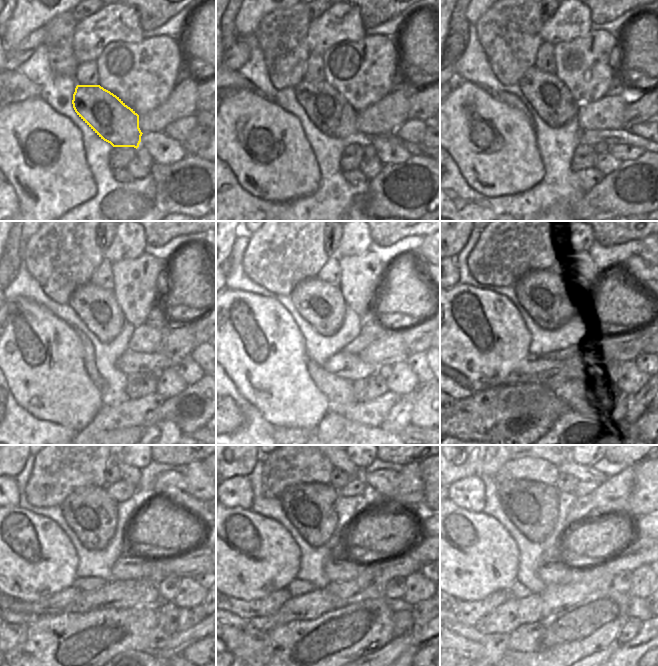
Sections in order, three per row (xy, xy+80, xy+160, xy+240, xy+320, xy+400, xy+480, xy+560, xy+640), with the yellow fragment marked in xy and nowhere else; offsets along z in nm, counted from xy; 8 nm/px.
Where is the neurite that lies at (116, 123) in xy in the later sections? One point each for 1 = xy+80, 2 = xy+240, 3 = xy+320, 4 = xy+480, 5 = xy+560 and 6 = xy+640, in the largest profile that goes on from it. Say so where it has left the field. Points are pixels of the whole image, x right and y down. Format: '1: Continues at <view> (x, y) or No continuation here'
1: Continues at xy+80 (328, 110)
2: Continues at xy+240 (98, 308)
3: Continues at xy+320 (321, 304)
4: Continues at xy+480 (91, 513)
5: Continues at xy+560 (311, 508)
6: Continues at xy+640 (533, 507).

